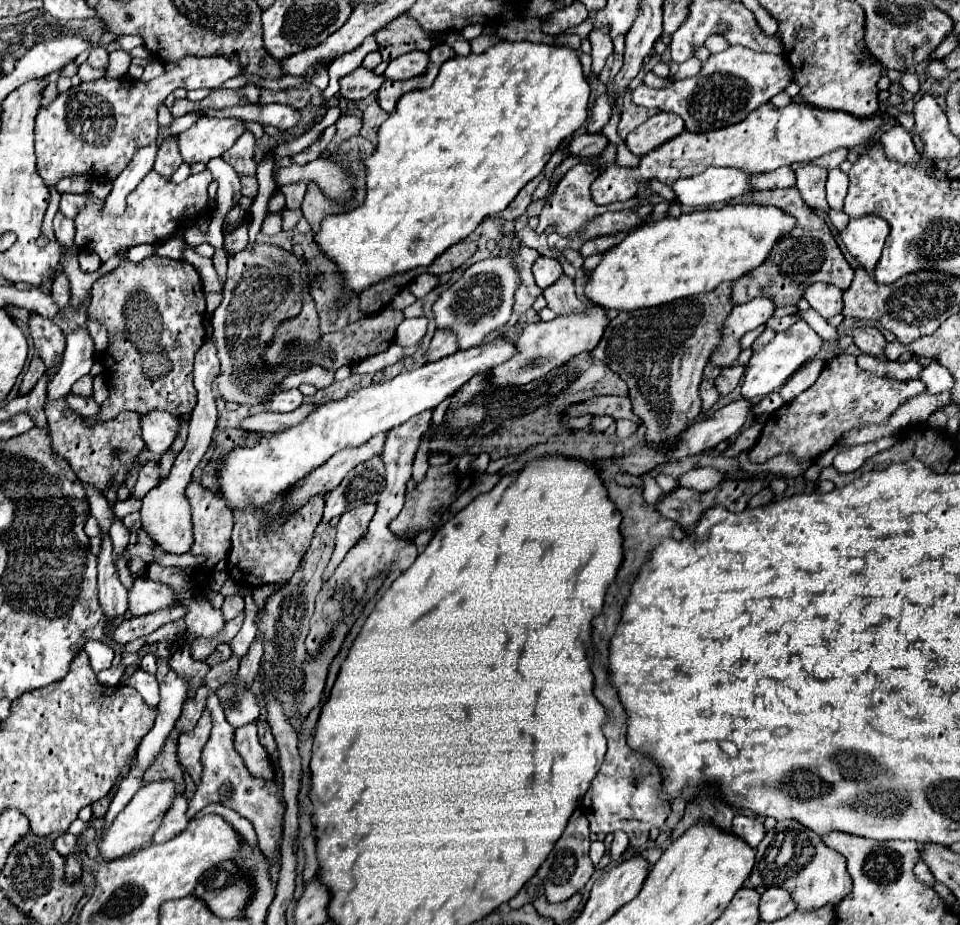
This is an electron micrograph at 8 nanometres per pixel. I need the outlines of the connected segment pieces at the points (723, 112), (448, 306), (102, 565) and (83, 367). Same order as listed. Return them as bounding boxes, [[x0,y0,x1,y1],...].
[[632,45,792,133],[434,239,518,349],[97,537,128,619],[46,329,94,401]]

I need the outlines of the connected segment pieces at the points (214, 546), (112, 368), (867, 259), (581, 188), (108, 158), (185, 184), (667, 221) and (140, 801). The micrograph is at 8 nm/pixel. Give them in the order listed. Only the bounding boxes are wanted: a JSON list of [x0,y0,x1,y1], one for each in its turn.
[[186,481,232,567],[86,255,206,425],[840,217,890,277],[535,163,640,239],[36,57,242,187],[76,171,212,261],[584,205,794,311],[98,781,178,861]]

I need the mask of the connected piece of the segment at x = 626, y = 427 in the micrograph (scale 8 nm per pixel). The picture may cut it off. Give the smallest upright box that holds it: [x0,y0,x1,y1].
[616,421,638,439]

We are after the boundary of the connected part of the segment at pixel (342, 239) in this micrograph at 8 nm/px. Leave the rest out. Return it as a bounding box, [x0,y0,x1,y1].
[314,41,590,295]

